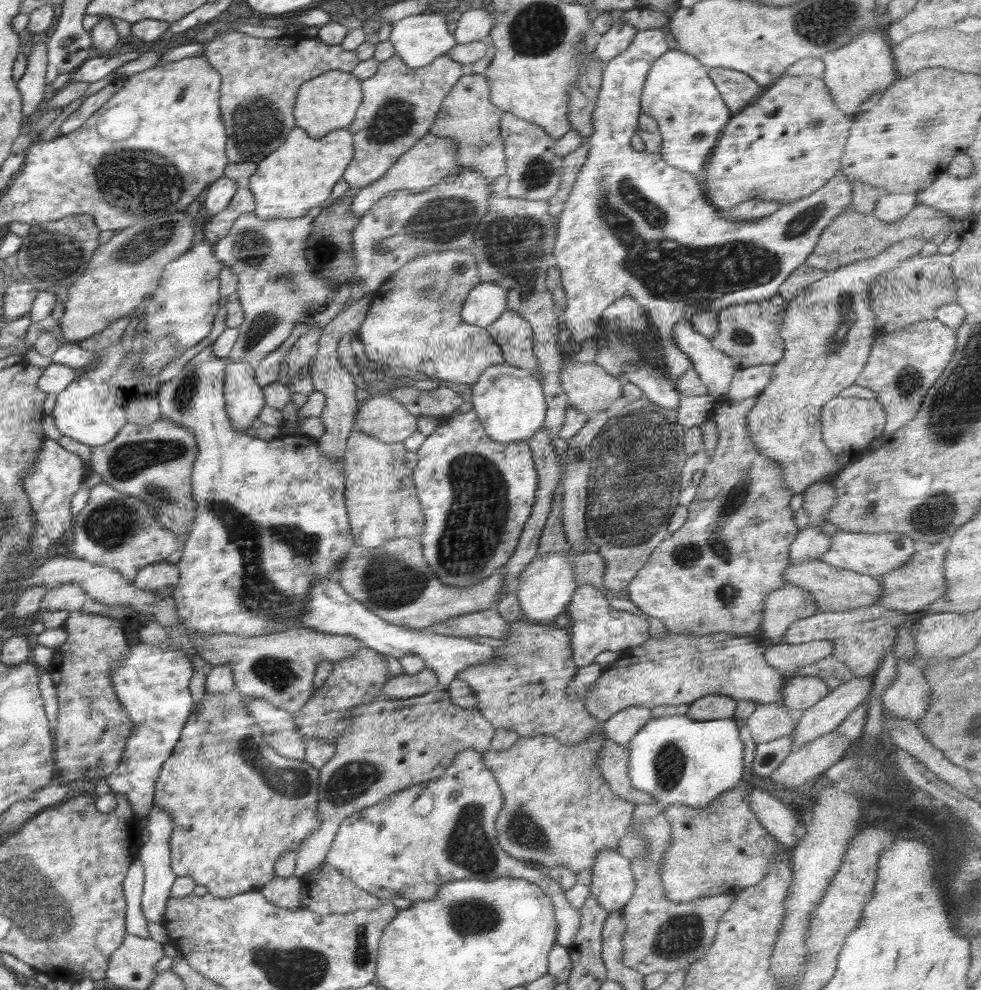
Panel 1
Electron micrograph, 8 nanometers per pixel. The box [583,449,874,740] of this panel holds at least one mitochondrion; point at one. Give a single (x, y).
(685, 554)

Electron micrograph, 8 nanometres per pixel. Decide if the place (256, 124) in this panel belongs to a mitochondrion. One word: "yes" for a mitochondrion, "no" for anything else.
yes

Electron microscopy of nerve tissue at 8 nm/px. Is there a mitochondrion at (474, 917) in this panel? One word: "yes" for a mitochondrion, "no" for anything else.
yes

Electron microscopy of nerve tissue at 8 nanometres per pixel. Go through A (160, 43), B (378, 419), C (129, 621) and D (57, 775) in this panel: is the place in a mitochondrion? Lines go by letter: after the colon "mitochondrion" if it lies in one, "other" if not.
A: other
B: mitochondrion
C: other
D: other

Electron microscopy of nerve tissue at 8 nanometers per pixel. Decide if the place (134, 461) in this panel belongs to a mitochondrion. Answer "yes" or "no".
yes

